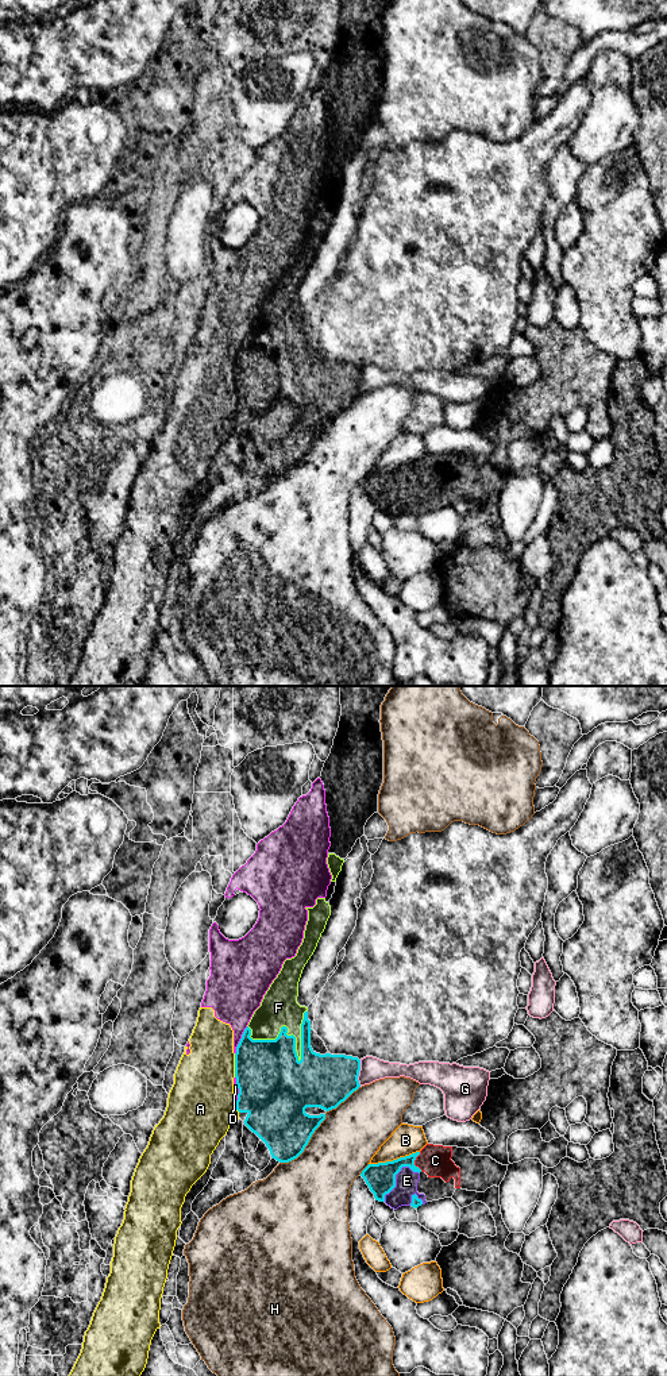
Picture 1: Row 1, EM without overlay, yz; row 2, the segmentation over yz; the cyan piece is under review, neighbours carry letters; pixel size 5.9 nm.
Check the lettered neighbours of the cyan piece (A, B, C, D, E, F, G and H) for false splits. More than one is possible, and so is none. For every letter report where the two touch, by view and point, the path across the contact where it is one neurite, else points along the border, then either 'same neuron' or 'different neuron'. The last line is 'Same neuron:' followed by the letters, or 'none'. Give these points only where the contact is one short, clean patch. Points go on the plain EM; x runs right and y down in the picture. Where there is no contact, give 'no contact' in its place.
A: yz (235, 374) | different neuron
B: yz (393, 469) | different neuron
C: yz (413, 470) | same neuron
D: yz (239, 401) | different neuron
E: yz (394, 485) | same neuron
F: yz (281, 339) | same neuron
G: yz (358, 382) | along yz (361, 369), (358, 380), (359, 394) | different neuron
H: yz (307, 453) | different neuron
Same neuron: C, E, F

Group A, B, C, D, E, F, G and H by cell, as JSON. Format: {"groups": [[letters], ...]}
{"groups": [["A", "D"], ["B"], ["C", "E", "F"], ["G"], ["H"]]}

